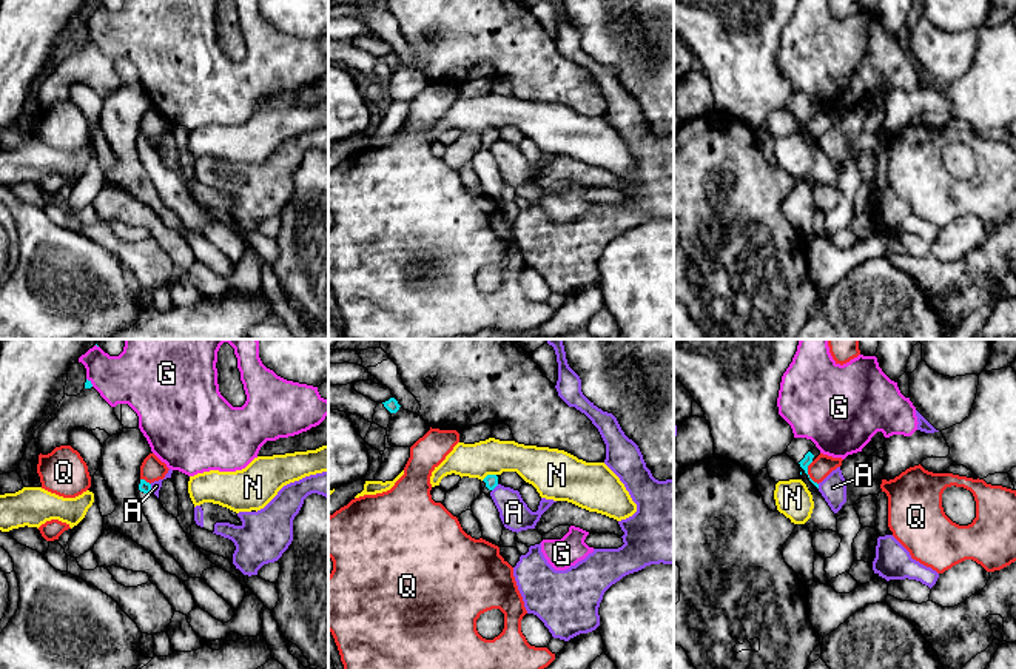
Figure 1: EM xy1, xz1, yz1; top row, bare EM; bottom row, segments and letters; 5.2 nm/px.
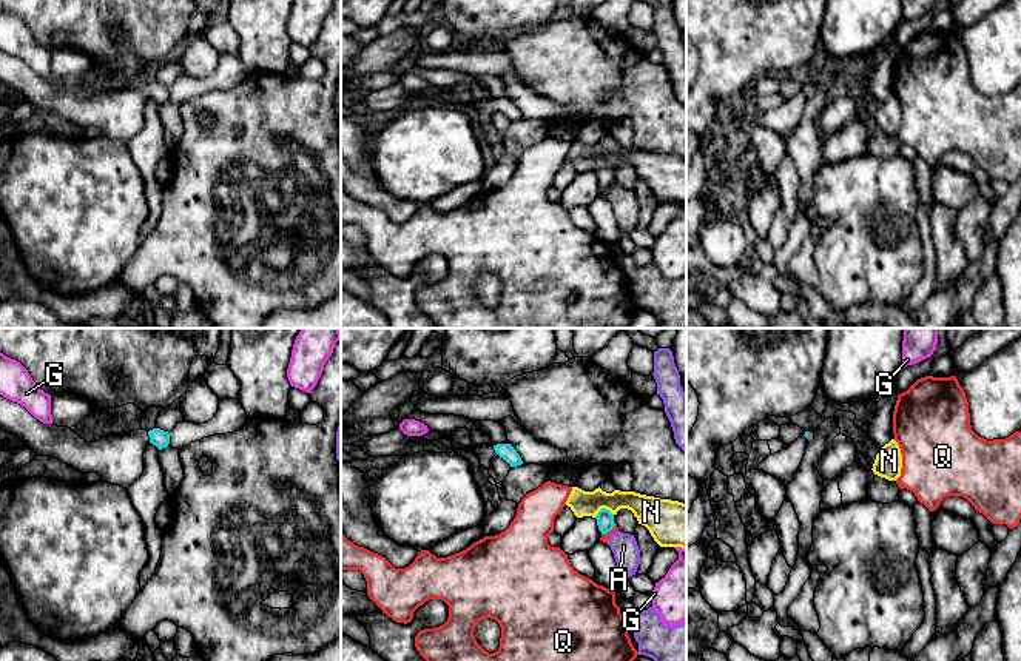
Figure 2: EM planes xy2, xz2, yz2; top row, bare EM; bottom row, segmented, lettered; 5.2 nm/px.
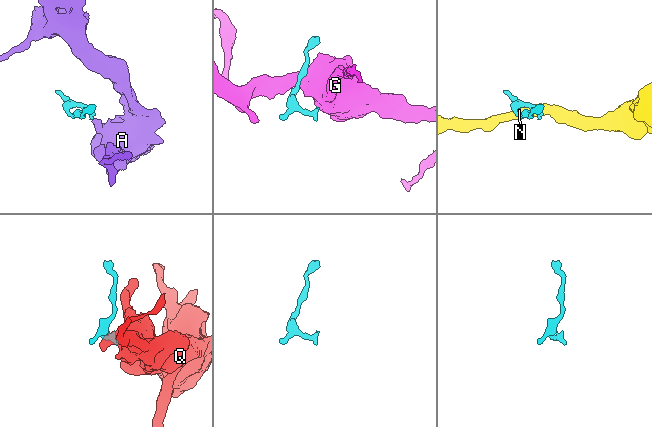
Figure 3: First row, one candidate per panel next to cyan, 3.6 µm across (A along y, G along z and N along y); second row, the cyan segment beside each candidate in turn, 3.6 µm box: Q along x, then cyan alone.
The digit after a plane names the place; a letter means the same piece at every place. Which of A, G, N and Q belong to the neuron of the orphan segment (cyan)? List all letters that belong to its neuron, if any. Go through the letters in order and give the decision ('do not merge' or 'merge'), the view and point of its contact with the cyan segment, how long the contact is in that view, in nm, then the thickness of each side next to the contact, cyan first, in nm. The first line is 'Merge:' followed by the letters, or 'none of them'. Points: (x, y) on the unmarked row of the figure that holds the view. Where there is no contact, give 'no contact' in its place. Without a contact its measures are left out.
Merge: none of them
A: do not merge; meets cyan in xz1 at (495, 141); contact 50 nm long; 70 nm thick on the cyan side, 160 nm on the other
G: do not merge; meets cyan in xy1 at (90, 37); contact 60 nm long; 40 nm thick on the cyan side, 300 nm on the other
N: do not merge; meets cyan in xz2 at (603, 164); contact 110 nm long; 100 nm thick on the cyan side, 160 nm on the other
Q: do not merge; meets cyan in yz1 at (807, 128); contact 130 nm long; 50 nm thick on the cyan side, 110 nm on the other

